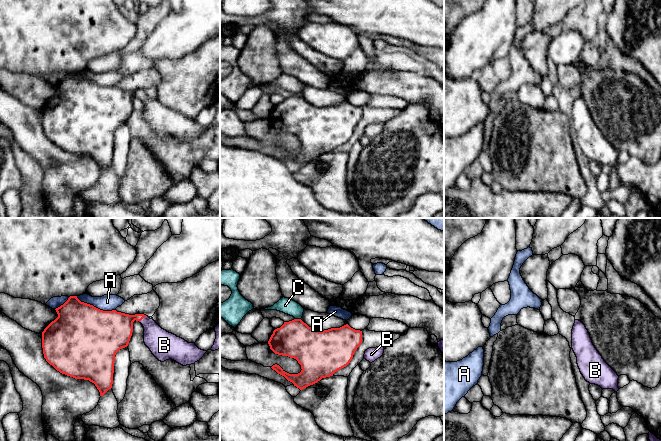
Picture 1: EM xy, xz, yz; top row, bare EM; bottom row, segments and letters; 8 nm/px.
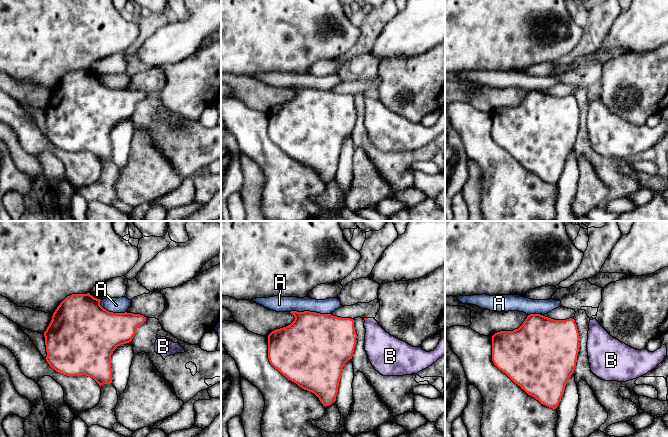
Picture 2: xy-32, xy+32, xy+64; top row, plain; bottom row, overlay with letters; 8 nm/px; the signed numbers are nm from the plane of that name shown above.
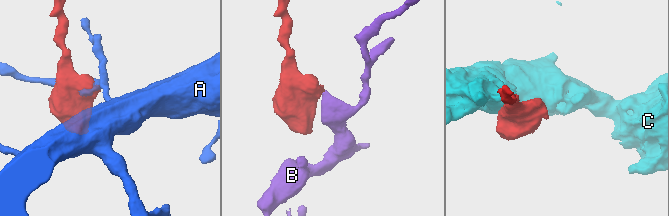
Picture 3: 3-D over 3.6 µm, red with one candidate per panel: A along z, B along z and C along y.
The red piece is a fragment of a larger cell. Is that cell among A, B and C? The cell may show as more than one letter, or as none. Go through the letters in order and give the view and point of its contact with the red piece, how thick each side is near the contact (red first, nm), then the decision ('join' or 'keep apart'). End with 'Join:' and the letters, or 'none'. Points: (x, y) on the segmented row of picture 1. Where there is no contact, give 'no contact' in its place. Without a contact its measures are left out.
A: contact xy (95, 307); calibres 500 and 130 nm; keep apart
B: contact xy (142, 318); calibres 300 and 200 nm; join
C: contact xz (298, 319); calibres 300 and 120 nm; keep apart
Join: B

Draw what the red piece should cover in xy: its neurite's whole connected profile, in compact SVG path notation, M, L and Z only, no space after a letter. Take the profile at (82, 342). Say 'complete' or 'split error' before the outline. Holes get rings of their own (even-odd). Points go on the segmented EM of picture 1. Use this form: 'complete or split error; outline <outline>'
split error; outline M70 296L55 310L58 317L42 332L44 358L60 373L94 383L100 396L112 388L115 355L120 349L128 346L135 320L144 327L145 345L161 362L172 359L183 366L191 365L202 359L207 352L199 349L195 343L188 343L162 329L153 319L144 314L129 315L116 310L103 311L81 302L77 296Z

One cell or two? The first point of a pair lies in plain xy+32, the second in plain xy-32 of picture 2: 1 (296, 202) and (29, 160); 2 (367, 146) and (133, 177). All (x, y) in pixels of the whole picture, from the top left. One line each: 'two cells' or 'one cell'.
1: two cells
2: two cells

